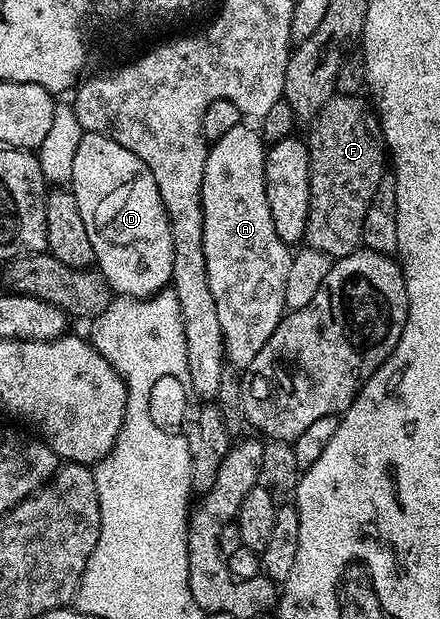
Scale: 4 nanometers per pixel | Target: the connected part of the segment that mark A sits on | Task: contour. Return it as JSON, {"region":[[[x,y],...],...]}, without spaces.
{"region":[[[247,125],[230,129],[224,137],[211,142],[206,152],[204,181],[202,182],[202,240],[204,261],[208,273],[208,289],[216,301],[216,314],[220,316],[220,329],[231,368],[245,369],[256,361],[256,353],[264,349],[264,341],[272,337],[276,325],[287,314],[284,284],[288,281],[291,248],[276,237],[272,225],[272,209],[268,209],[266,192],[267,144],[261,134]]]}

